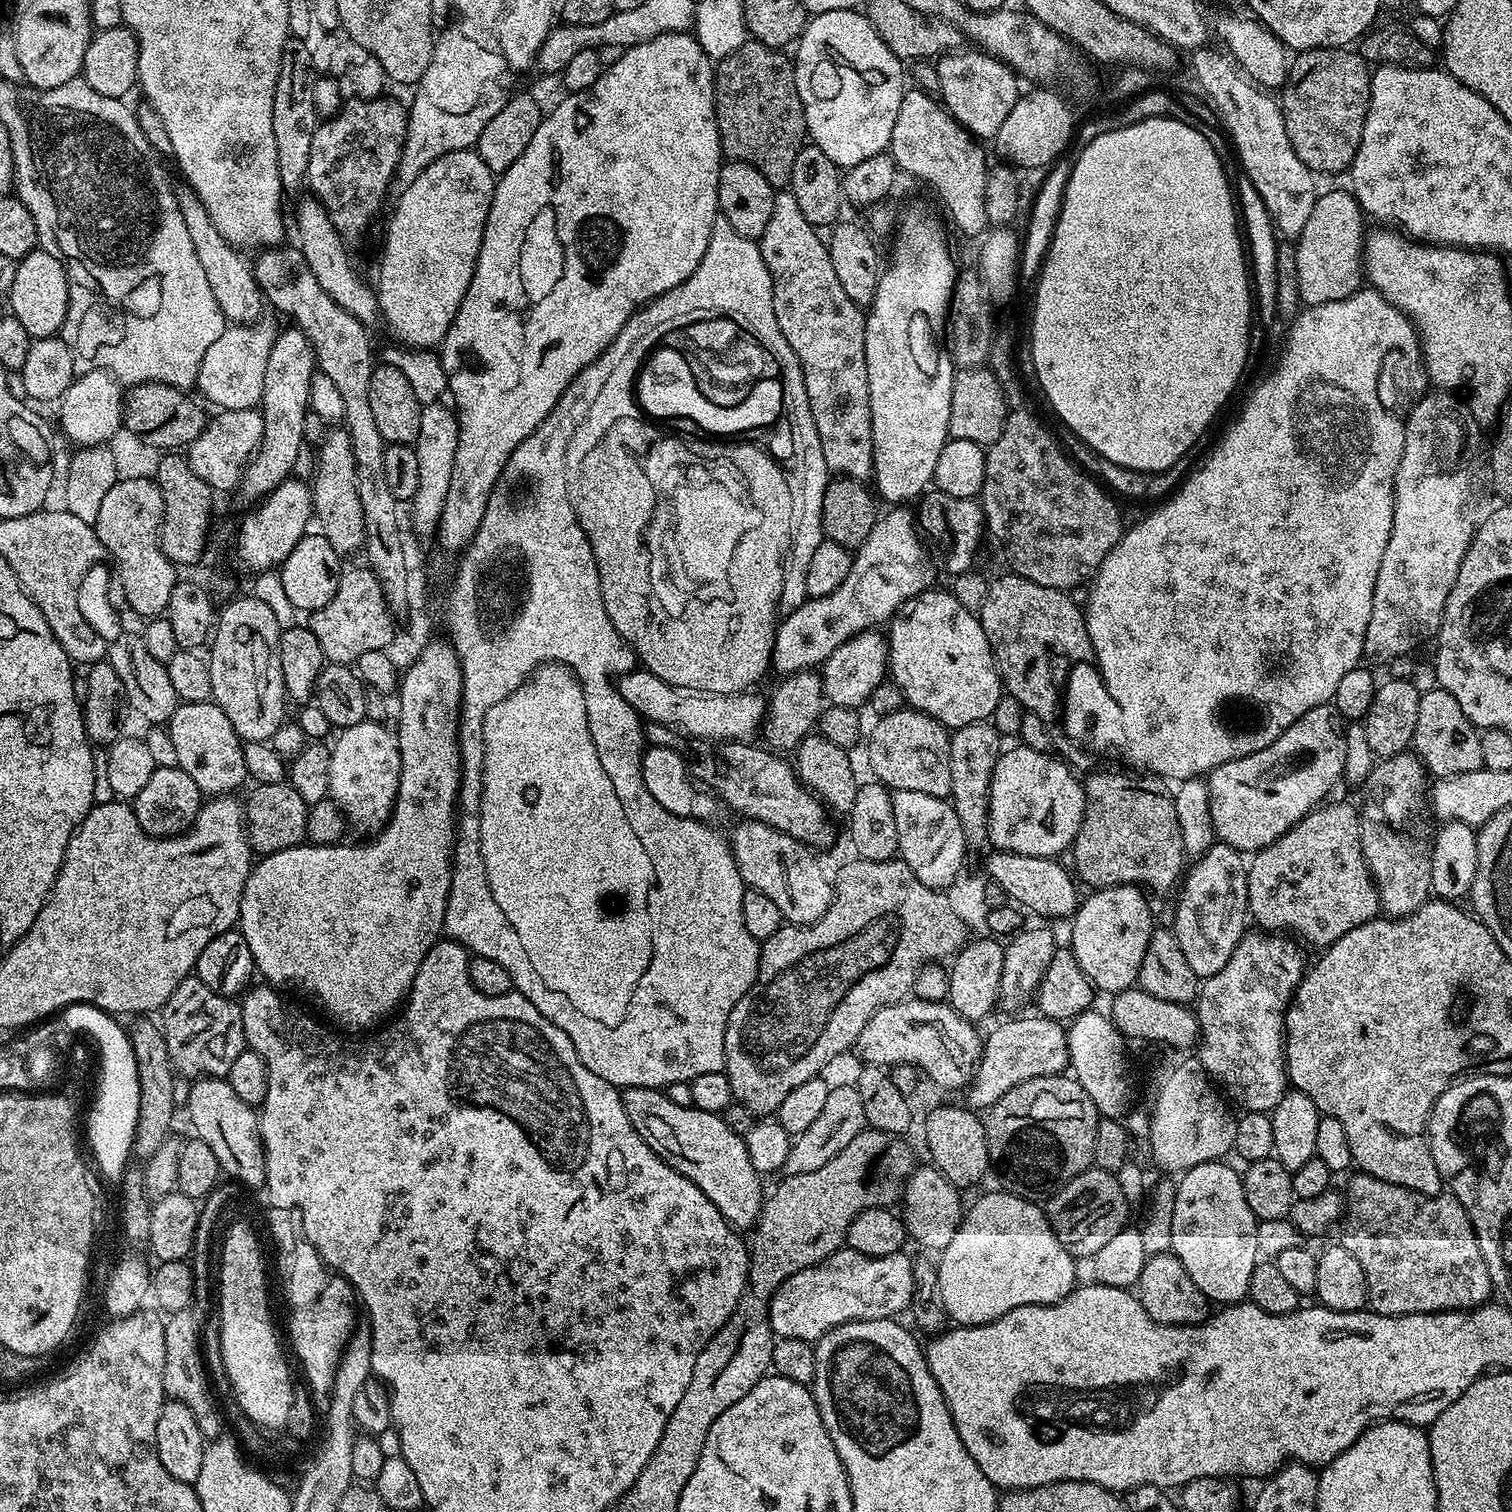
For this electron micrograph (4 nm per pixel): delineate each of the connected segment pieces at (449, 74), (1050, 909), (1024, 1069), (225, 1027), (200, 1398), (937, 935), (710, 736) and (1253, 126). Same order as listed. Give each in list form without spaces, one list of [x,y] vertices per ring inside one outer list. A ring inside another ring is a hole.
[[[456,32],[435,37],[430,66],[426,66],[426,74],[422,74],[420,81],[414,85],[413,92],[416,93],[408,108],[408,133],[390,189],[393,197],[401,196],[406,186],[410,186],[410,182],[414,182],[414,178],[418,178],[418,174],[430,166],[430,162],[451,152],[475,146],[482,130],[486,130],[486,122],[490,122],[490,118],[502,110],[506,92],[500,89],[496,80],[480,84],[476,77],[476,64],[468,60],[469,41],[465,40]]]
[[[999,850],[989,853],[987,879],[1000,886],[1013,905],[1024,910],[1029,908],[1030,911],[1037,912],[1040,916],[1049,916],[1052,920],[1060,920],[1063,916],[1068,918],[1075,913],[1078,907],[1078,884],[1073,873],[1059,864],[1059,859],[1050,856],[1023,856]]]
[[[1039,1014],[1020,1016],[1000,1024],[984,1040],[984,1052],[976,1075],[966,1089],[967,1103],[976,1110],[987,1110],[1018,1082],[1026,1082],[1039,1076],[1059,1076],[1069,1067],[1067,1031],[1058,1020],[1051,1020]]]
[[[196,975],[187,976],[170,994],[162,1015],[162,1031],[173,1069],[189,1078],[227,1077],[234,1058],[246,1051],[240,1005],[235,999],[210,990]]]
[[[187,1308],[173,1312],[164,1320],[166,1338],[166,1366],[164,1367],[164,1394],[168,1400],[177,1400],[194,1414],[198,1430],[202,1430],[205,1441],[211,1442],[225,1431],[224,1420],[216,1409],[212,1388],[208,1385],[208,1372],[204,1369],[204,1356],[200,1353],[200,1324],[195,1311]]]
[[[852,858],[849,864],[844,864],[834,875],[832,889],[832,904],[813,924],[785,923],[769,940],[763,941],[760,950],[759,982],[753,984],[752,989],[743,996],[730,1010],[730,1018],[726,1022],[726,1042],[724,1043],[724,1071],[728,1074],[732,1099],[737,1104],[746,1106],[757,1117],[771,1117],[786,1102],[786,1094],[790,1090],[802,1086],[802,1082],[810,1082],[821,1075],[820,1072],[835,1056],[840,1056],[844,1051],[851,1049],[856,1043],[858,1034],[862,1034],[862,1026],[870,1022],[870,1018],[885,1004],[896,1004],[905,999],[913,991],[916,975],[923,970],[925,964],[944,962],[955,957],[970,940],[970,929],[962,920],[953,913],[945,893],[939,888],[926,886],[910,870],[910,866],[900,858],[891,860],[861,860]]]
[[[633,670],[619,677],[618,687],[622,698],[630,702],[630,706],[649,724],[661,724],[671,732],[681,732],[684,736],[701,742],[744,742],[752,735],[761,731],[766,715],[766,700],[756,694],[729,694],[726,692],[711,692],[710,690],[690,690],[689,688],[674,688],[662,682],[655,673],[649,670]]]
[[[1212,46],[1195,49],[1191,53],[1192,72],[1209,102],[1216,107],[1225,130],[1232,135],[1231,147],[1236,156],[1240,155],[1240,164],[1248,175],[1247,183],[1262,198],[1273,229],[1285,241],[1295,241],[1310,218],[1310,210],[1314,210],[1317,177],[1295,154],[1283,124],[1281,105],[1275,99],[1272,101],[1267,91],[1241,75],[1233,61],[1220,52],[1215,52]]]

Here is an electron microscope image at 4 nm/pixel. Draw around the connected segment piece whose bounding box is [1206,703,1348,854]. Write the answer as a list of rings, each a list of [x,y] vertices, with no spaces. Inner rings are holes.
[[[1335,704],[1314,706],[1314,710],[1306,710],[1302,718],[1283,729],[1279,738],[1270,742],[1266,750],[1246,754],[1246,758],[1231,760],[1207,773],[1210,818],[1213,819],[1215,839],[1219,843],[1229,844],[1242,854],[1255,854],[1282,838],[1282,834],[1309,816],[1313,808],[1321,807],[1329,799],[1328,791],[1339,782],[1348,764],[1348,740],[1344,737],[1344,727],[1346,721]]]

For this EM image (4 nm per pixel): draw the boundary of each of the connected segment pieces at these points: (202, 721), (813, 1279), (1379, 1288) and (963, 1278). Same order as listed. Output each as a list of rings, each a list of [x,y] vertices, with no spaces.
[[[212,700],[177,704],[166,731],[178,753],[176,767],[186,770],[186,774],[194,778],[201,793],[209,797],[232,794],[243,780],[249,779],[244,744],[234,726],[230,726],[230,718],[226,718],[226,714],[222,714],[222,710]]]
[[[842,1247],[830,1258],[786,1278],[774,1294],[768,1311],[773,1333],[781,1340],[815,1342],[846,1322],[887,1320],[907,1313],[914,1294],[913,1257],[901,1250],[885,1256],[858,1254]]]
[[[1363,1174],[1348,1184],[1346,1203],[1343,1205],[1344,1233],[1338,1236],[1354,1258],[1362,1265],[1368,1287],[1367,1307],[1383,1316],[1405,1316],[1423,1312],[1454,1312],[1479,1308],[1493,1299],[1492,1279],[1478,1246],[1476,1231],[1464,1207],[1451,1194],[1427,1196],[1409,1188],[1394,1186]]]
[[[999,1191],[978,1197],[969,1208],[967,1205],[954,1238],[950,1238],[950,1246],[939,1253],[937,1290],[947,1319],[956,1326],[989,1324],[1002,1318],[1002,1314],[1010,1314],[1010,1310],[1018,1310],[1018,1306],[1053,1304],[1066,1298],[1078,1284],[1077,1257],[1069,1254],[1062,1242],[1058,1242],[1045,1209],[1025,1196]]]

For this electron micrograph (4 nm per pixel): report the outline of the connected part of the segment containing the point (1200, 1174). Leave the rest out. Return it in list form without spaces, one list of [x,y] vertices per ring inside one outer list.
[[[1223,1159],[1206,1161],[1185,1171],[1176,1185],[1173,1212],[1171,1253],[1182,1262],[1186,1274],[1194,1278],[1194,1286],[1216,1306],[1239,1304],[1247,1297],[1250,1274],[1258,1262],[1258,1219],[1247,1205],[1241,1173],[1226,1163]]]

